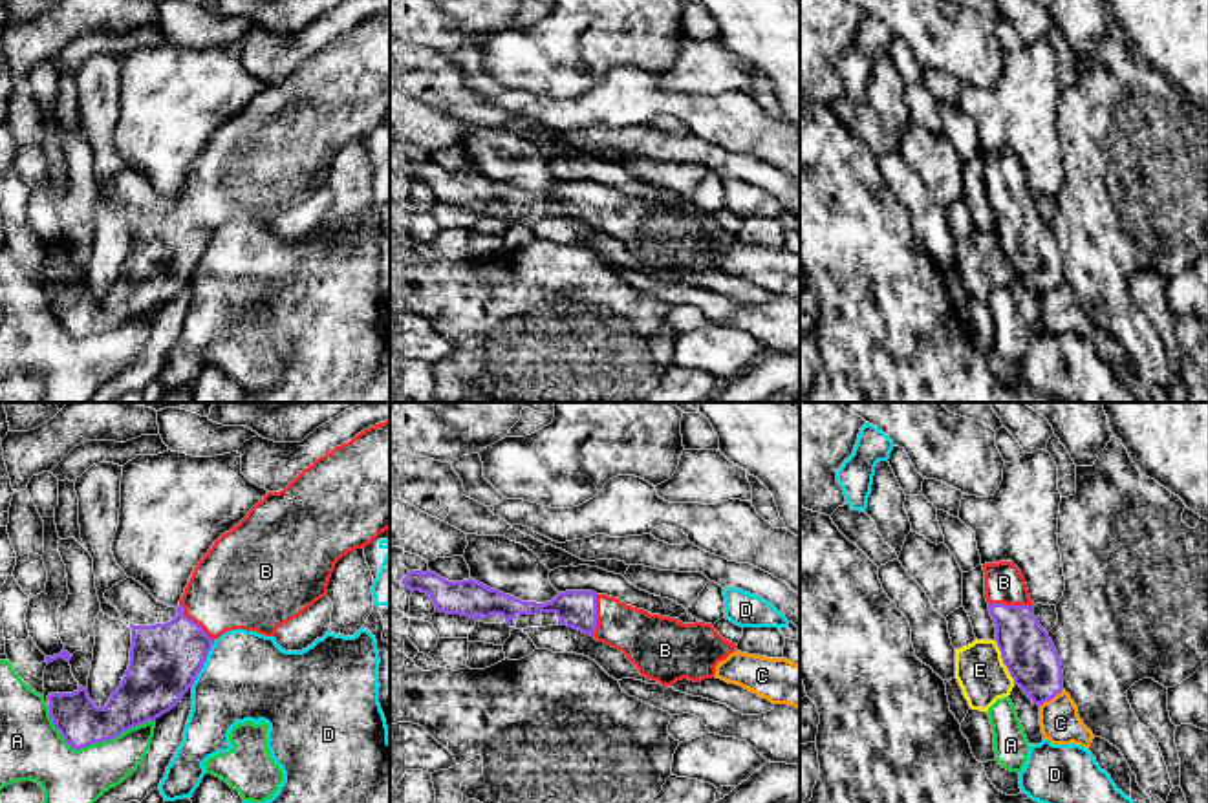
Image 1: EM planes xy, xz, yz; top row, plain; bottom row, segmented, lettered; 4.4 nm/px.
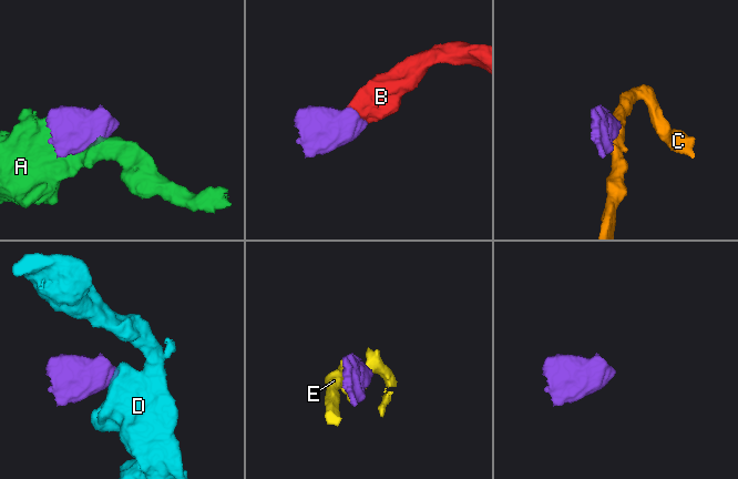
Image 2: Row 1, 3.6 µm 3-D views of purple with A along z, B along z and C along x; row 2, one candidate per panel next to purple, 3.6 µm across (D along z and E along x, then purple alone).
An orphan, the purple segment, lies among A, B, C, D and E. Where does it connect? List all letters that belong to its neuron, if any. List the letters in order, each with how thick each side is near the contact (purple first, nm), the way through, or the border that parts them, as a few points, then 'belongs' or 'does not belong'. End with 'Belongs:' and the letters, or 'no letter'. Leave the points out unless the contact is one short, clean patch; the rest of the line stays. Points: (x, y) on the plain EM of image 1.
A: calibres 200 and 280 nm; does not belong
B: calibres 240 and 180 nm; belongs
C: calibres 240 and 180 nm; does not belong
D: calibres 320 and 380 nm; border xy (215, 231), (191, 275); does not belong
E: calibres 240 and 220 nm; does not belong
Belongs: B

